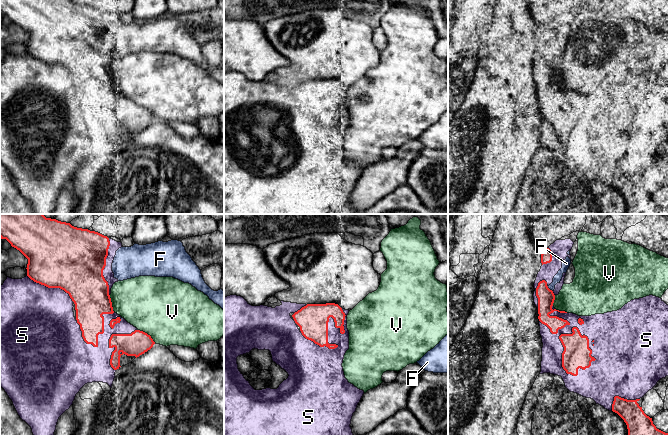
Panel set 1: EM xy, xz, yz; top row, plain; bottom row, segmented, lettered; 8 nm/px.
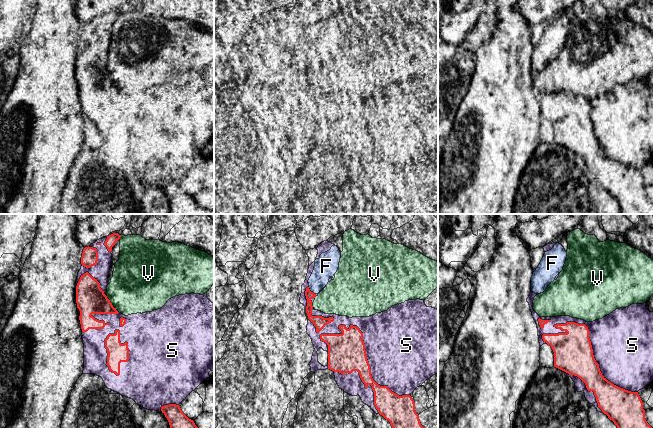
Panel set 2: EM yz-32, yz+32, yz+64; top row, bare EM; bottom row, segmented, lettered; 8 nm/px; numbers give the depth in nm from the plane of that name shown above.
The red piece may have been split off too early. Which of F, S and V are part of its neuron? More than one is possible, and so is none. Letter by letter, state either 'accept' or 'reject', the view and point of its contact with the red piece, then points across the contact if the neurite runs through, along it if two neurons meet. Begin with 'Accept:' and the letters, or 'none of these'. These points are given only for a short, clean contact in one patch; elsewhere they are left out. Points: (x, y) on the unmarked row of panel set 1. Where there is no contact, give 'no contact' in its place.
Accept: F
F: accept | yz (548, 64)
S: reject | yz (564, 126)
V: reject | xy (146, 109)

